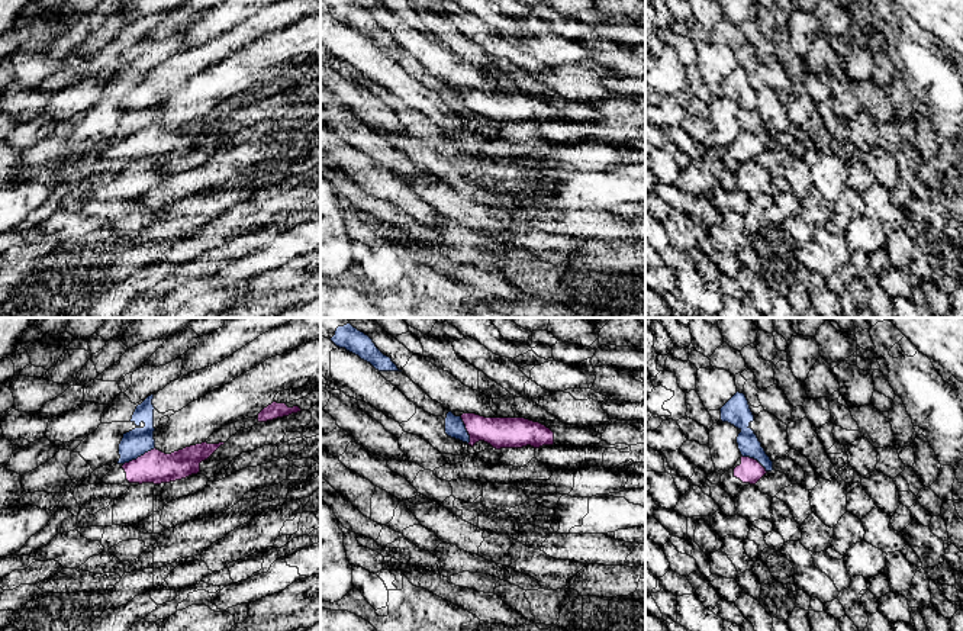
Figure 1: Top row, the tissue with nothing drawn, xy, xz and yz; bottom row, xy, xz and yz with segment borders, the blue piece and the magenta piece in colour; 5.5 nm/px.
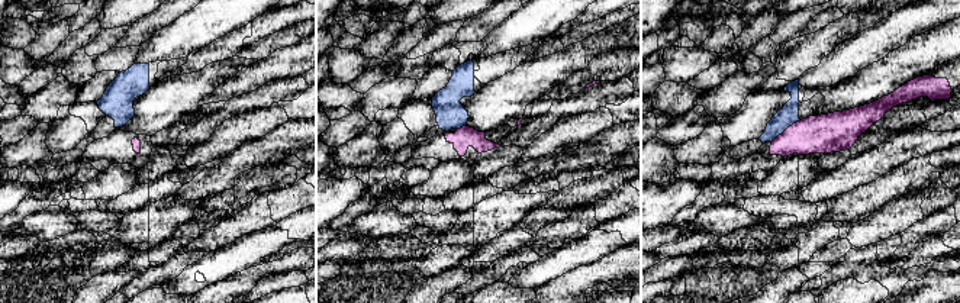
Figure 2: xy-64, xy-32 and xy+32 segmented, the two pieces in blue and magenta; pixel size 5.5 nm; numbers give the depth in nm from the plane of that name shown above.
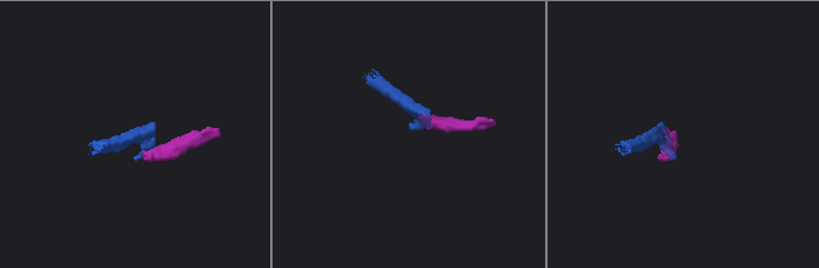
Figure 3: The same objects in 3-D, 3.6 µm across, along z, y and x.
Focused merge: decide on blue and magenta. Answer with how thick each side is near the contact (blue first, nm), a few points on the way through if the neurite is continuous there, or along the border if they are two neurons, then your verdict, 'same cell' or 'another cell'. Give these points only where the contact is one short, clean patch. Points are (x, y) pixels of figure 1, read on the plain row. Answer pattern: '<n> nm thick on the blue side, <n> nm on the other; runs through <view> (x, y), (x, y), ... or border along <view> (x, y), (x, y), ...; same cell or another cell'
150 nm thick on the blue side, 180 nm on the other; border along xy (154, 122), (124, 139); another cell

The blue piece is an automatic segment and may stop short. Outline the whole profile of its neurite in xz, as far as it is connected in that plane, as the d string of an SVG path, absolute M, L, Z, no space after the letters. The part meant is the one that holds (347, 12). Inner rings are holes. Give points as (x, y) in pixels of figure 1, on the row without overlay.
M321 0L321 10L329 13L336 22L358 30L379 46L402 46L368 10L352 0Z

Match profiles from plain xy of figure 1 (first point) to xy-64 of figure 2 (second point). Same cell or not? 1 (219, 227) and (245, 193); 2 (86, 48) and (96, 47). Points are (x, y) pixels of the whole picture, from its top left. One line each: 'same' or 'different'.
1: same
2: different

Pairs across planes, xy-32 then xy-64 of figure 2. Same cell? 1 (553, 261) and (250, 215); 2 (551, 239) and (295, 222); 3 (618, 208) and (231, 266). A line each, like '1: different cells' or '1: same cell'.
1: different cells
2: different cells
3: different cells

